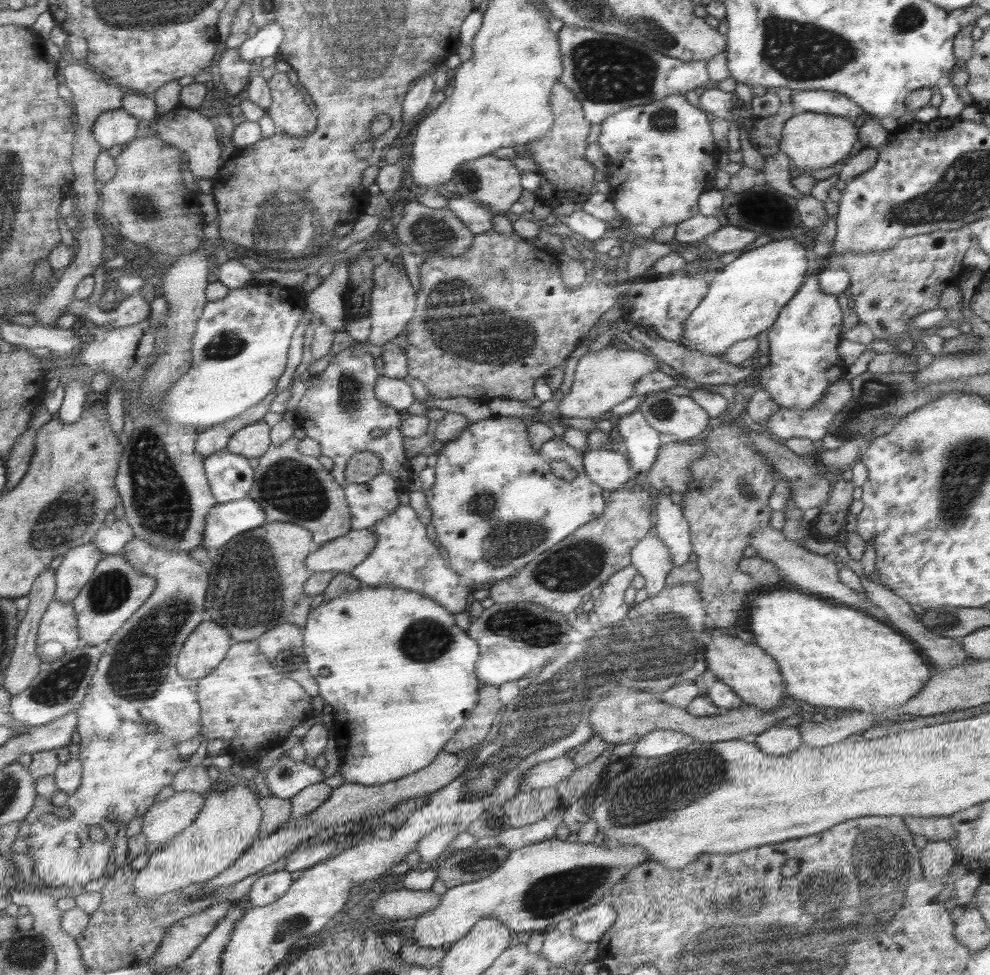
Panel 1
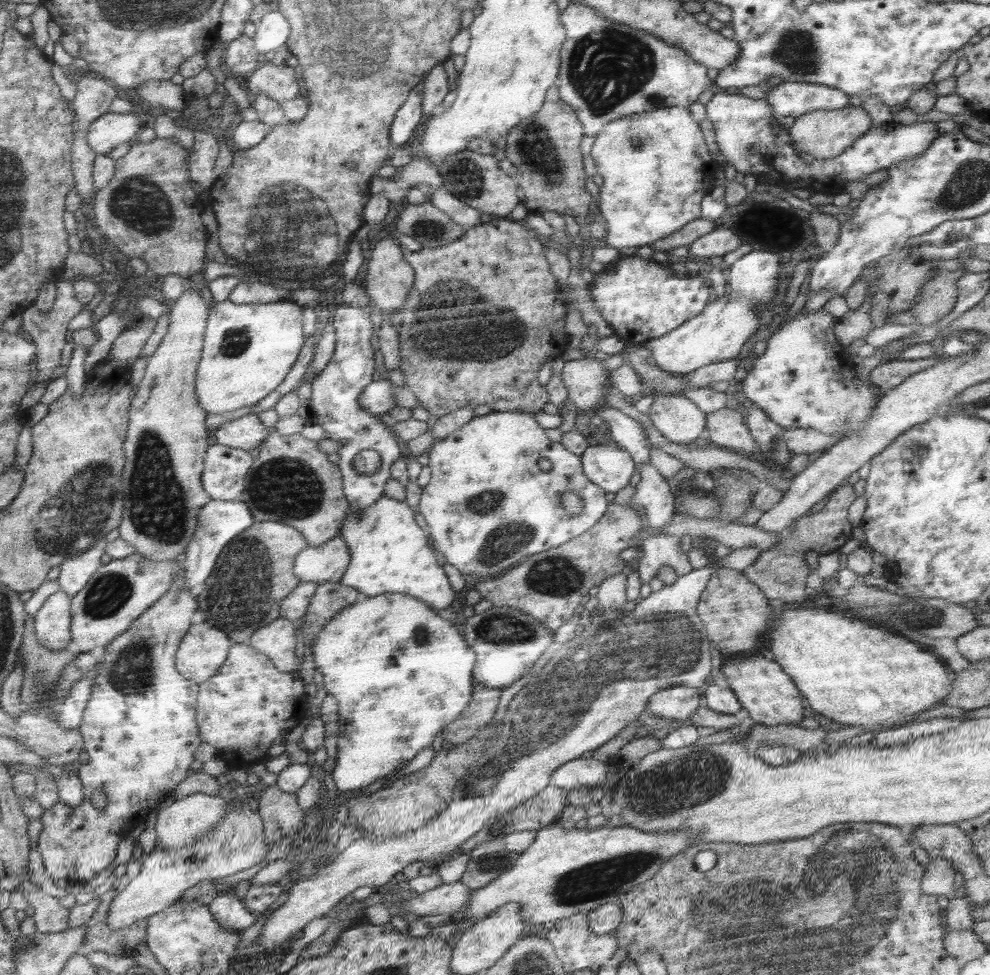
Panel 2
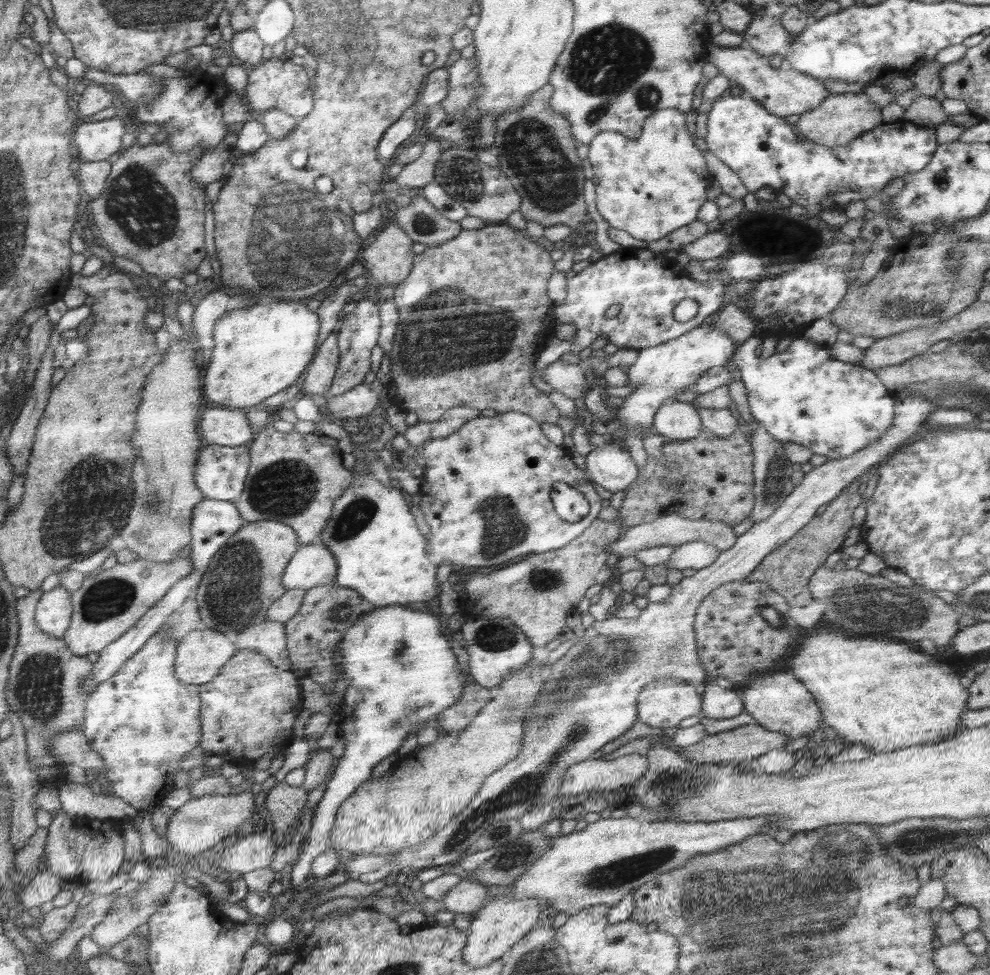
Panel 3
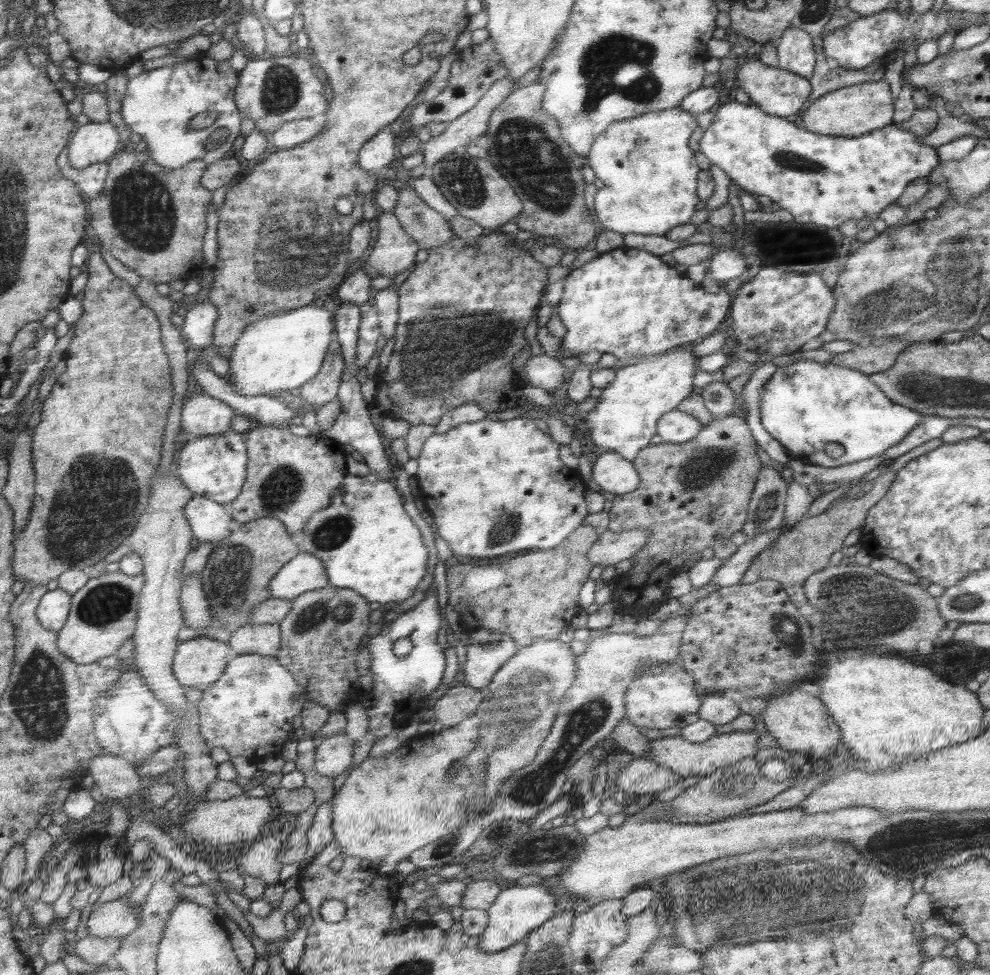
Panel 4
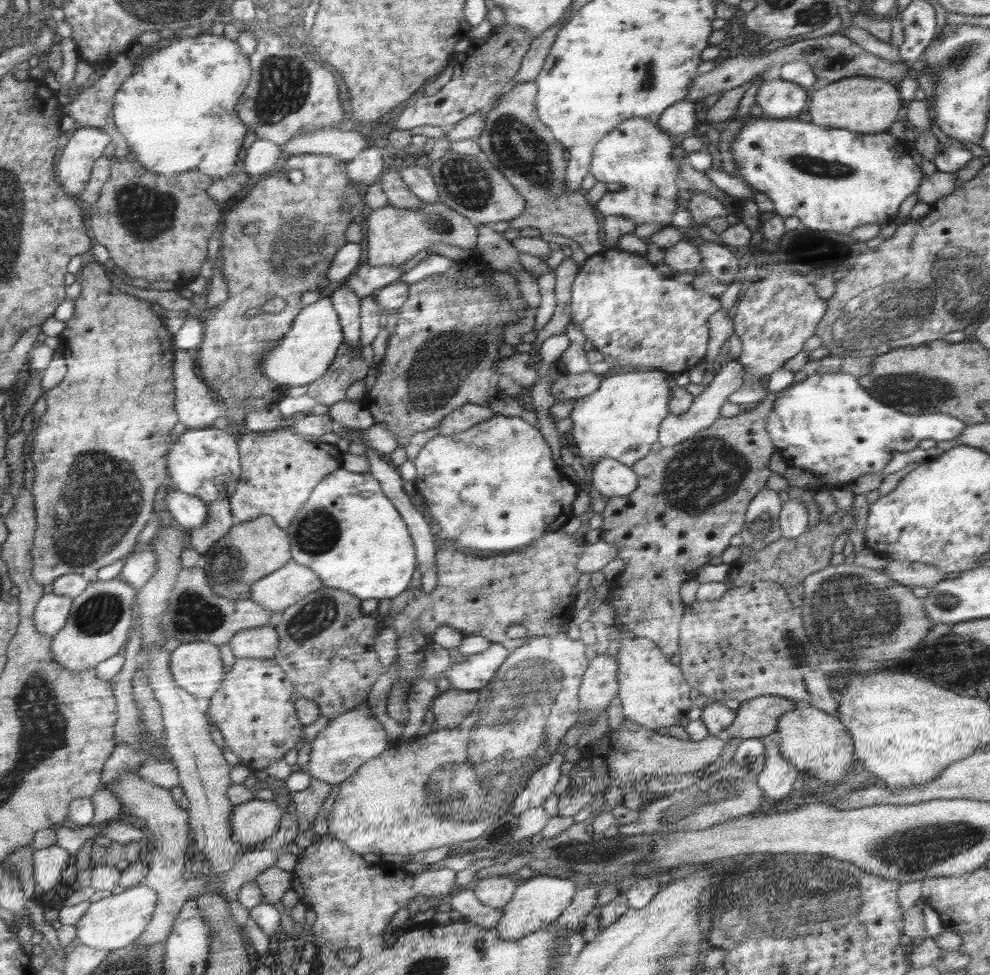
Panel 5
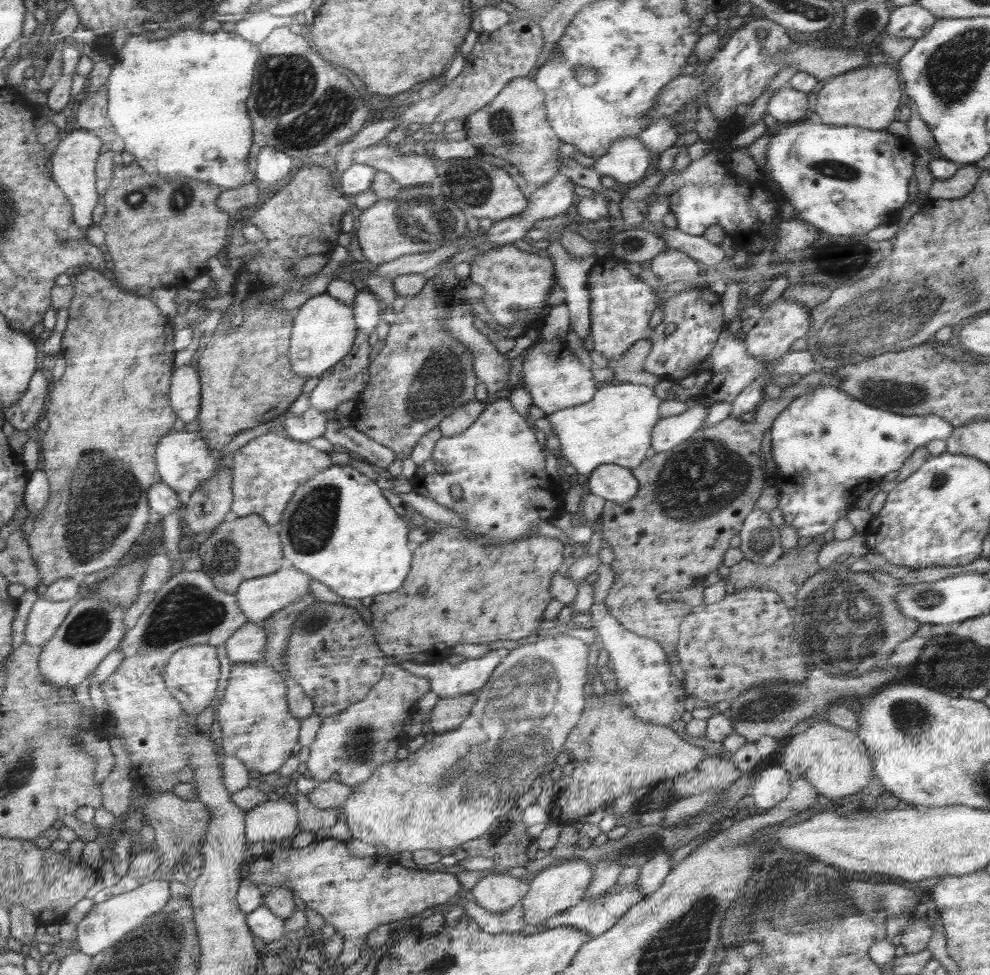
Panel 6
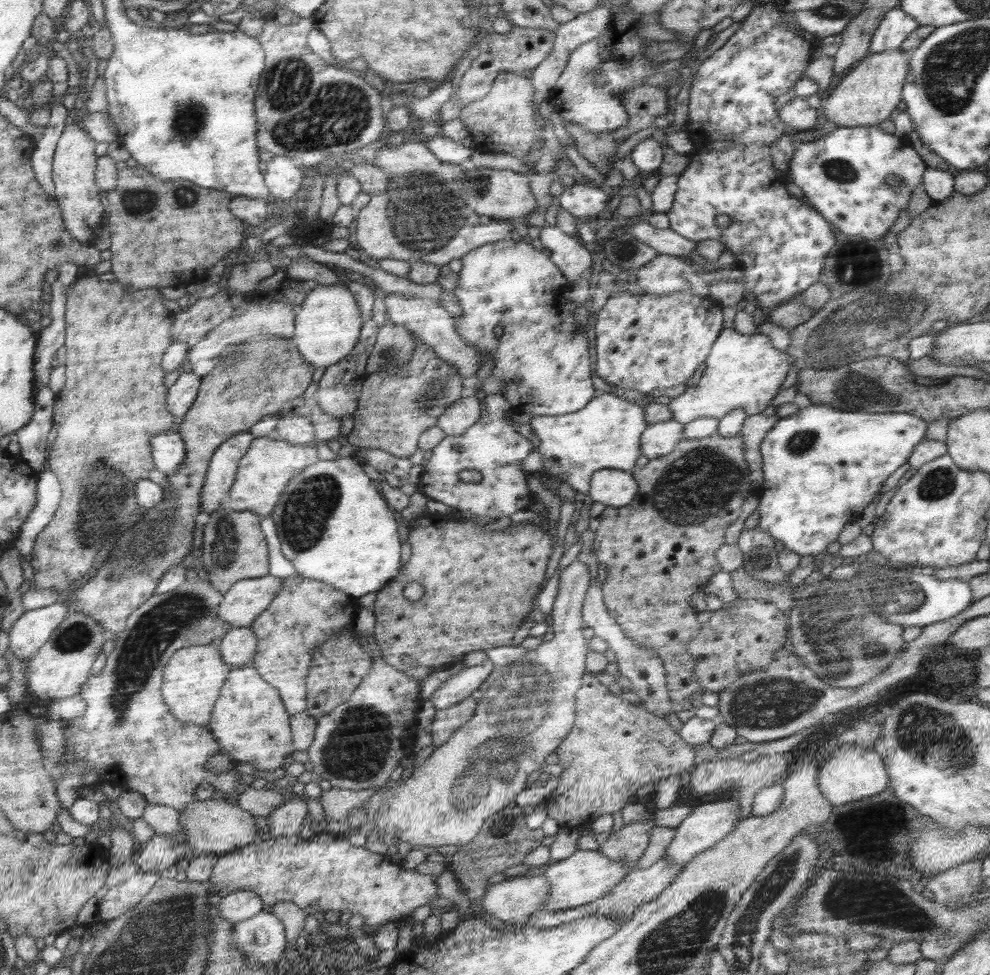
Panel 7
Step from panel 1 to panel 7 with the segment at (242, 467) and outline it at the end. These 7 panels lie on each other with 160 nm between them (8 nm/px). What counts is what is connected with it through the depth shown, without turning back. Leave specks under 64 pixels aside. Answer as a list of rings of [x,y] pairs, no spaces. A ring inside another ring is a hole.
[[[176,430],[157,434],[151,441],[156,468],[166,475],[176,473],[186,460],[184,438]]]

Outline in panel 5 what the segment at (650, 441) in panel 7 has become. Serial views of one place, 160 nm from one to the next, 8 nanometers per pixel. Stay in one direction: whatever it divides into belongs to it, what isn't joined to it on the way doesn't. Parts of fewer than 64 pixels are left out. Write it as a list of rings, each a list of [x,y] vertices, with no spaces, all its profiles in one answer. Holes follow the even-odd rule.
[[[732,361],[726,366],[719,366],[717,373],[714,376],[714,380],[706,387],[706,390],[696,396],[690,406],[689,410],[686,410],[683,414],[669,416],[663,421],[662,428],[659,430],[659,441],[664,448],[679,445],[680,442],[686,441],[687,438],[694,437],[697,433],[703,432],[710,426],[713,426],[718,418],[720,410],[723,409],[723,404],[732,395],[732,393],[738,391],[743,384],[744,367],[738,361]]]

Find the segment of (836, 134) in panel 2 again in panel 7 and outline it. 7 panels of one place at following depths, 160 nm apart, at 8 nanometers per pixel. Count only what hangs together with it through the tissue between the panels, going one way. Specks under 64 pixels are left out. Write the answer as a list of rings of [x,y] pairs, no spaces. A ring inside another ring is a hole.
[[[900,48],[872,52],[850,68],[835,89],[830,89],[832,92],[820,106],[825,121],[836,122],[840,127],[872,126],[884,122],[900,104],[900,92],[903,92],[909,72],[908,52]]]

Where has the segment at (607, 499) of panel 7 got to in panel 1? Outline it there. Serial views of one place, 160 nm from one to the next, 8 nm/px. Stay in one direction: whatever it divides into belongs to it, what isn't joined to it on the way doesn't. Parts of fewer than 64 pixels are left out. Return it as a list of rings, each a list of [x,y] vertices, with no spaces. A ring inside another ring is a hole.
[[[612,448],[588,451],[583,459],[588,478],[611,492],[623,489],[632,479],[629,460]]]

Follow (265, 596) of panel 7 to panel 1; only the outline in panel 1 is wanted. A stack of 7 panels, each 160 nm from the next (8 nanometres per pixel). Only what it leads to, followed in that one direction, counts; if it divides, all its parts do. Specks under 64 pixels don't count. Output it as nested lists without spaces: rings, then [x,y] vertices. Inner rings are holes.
[[[371,529],[355,530],[343,537],[335,538],[326,545],[317,547],[306,558],[306,565],[314,573],[351,572],[376,546],[375,531]]]

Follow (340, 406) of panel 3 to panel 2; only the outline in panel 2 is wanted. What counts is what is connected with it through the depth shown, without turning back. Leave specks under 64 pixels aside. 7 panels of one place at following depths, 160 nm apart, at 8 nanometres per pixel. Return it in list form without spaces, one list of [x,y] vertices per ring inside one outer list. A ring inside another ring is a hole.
[[[379,380],[366,386],[364,391],[357,399],[358,405],[362,410],[370,414],[380,414],[387,416],[389,410],[398,406],[394,402],[393,388],[390,380]]]

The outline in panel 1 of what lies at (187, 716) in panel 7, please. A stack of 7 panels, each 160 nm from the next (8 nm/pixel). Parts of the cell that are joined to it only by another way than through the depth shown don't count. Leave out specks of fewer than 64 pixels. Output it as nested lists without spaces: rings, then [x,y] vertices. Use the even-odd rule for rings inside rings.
[[[202,622],[200,630],[188,638],[184,654],[180,654],[180,674],[184,678],[204,678],[223,662],[234,642],[227,628],[216,622]]]

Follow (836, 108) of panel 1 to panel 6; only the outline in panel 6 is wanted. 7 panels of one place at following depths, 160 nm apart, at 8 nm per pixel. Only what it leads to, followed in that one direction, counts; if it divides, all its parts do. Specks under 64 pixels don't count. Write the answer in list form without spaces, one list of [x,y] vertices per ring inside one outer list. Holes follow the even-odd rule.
[[[786,85],[776,91],[767,103],[767,111],[781,125],[804,120],[808,112],[808,98],[804,91]]]

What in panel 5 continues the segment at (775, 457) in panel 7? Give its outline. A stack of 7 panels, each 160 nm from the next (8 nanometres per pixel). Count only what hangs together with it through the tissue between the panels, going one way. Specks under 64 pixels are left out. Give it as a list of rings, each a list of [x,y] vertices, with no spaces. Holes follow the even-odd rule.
[[[837,373],[837,374],[814,374],[806,380],[802,380],[800,383],[791,384],[788,388],[776,392],[778,398],[776,398],[774,409],[767,421],[767,431],[770,432],[772,442],[775,443],[776,450],[781,454],[781,457],[791,465],[792,468],[801,468],[802,470],[807,470],[810,474],[817,474],[821,476],[822,482],[815,485],[815,487],[820,488],[840,488],[846,485],[850,486],[852,481],[855,481],[860,476],[868,474],[868,472],[880,472],[892,460],[894,452],[910,452],[914,448],[918,448],[919,442],[925,438],[931,438],[932,440],[952,440],[956,436],[960,435],[964,430],[968,428],[968,425],[964,425],[964,422],[960,421],[958,418],[953,418],[948,414],[943,413],[925,413],[918,415],[910,415],[902,411],[895,410],[894,406],[888,406],[887,404],[880,402],[878,399],[874,398],[867,388],[860,386],[859,378],[856,378],[850,374]]]

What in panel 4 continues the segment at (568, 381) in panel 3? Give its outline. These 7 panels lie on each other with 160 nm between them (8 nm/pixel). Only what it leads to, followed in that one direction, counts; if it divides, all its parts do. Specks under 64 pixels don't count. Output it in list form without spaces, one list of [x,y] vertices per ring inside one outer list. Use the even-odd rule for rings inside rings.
[[[544,353],[531,357],[524,364],[524,370],[528,377],[527,384],[541,387],[547,392],[554,392],[560,388],[564,382],[567,382],[567,377],[571,373],[571,370],[566,370],[557,358],[546,356]]]

